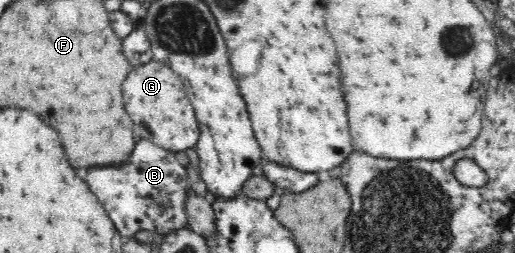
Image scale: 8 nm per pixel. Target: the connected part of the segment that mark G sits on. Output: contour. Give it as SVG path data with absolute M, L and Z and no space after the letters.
M153 59L149 64L133 68L123 82L123 100L127 114L135 122L135 134L139 134L139 138L143 138L145 130L149 134L147 140L174 153L186 151L197 144L200 128L197 128L196 114L193 114L181 78L169 66Z

